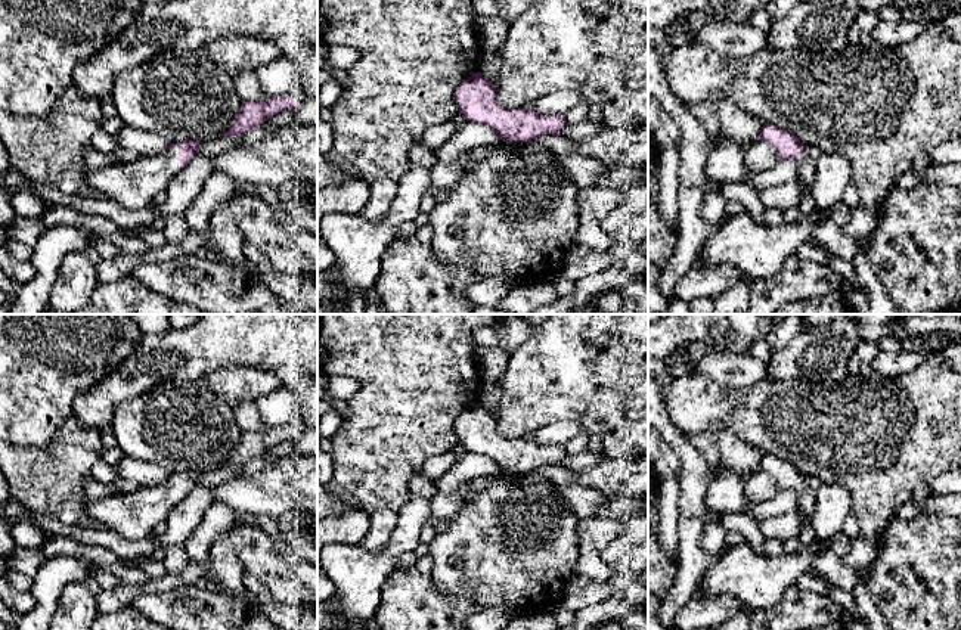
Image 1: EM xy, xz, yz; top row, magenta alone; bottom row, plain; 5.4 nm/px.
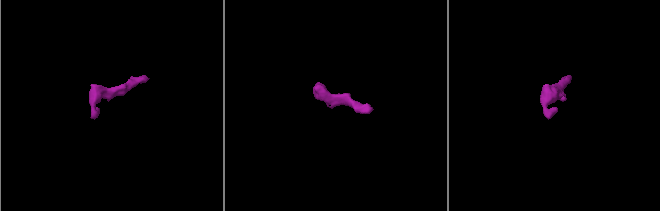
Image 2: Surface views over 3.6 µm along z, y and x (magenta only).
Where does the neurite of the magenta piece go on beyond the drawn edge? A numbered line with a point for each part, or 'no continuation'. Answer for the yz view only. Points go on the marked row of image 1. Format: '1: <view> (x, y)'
1: yz (805, 164)

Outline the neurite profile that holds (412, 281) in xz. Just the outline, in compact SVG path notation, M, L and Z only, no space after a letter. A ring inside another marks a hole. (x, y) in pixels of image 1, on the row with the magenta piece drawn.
M415 235L396 238L381 257L376 283L385 314L471 314L465 289L477 282L461 266L440 263Z

